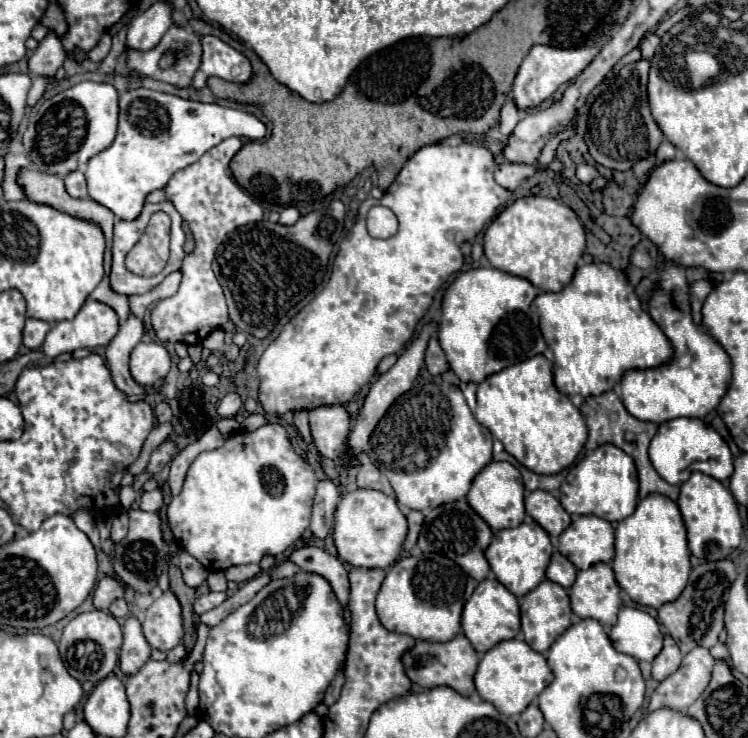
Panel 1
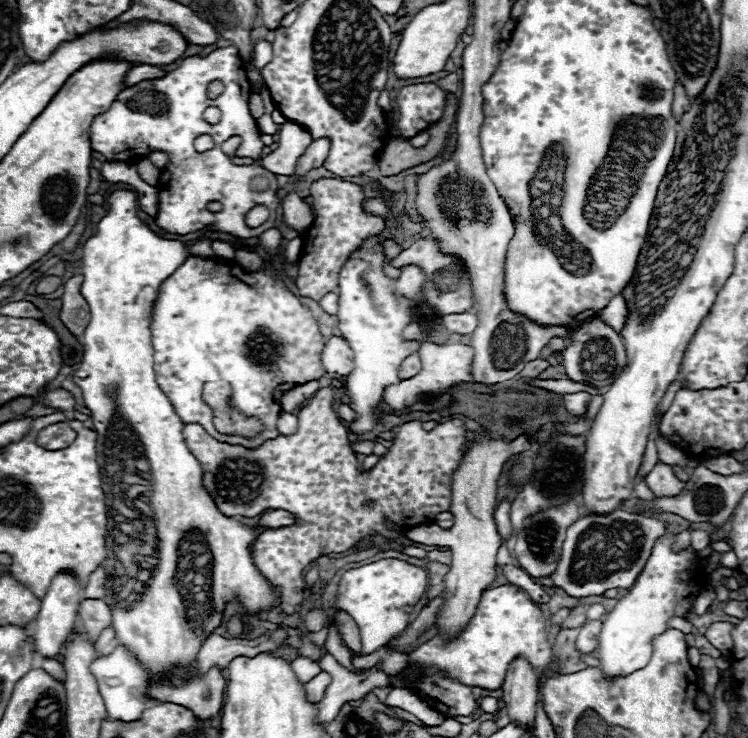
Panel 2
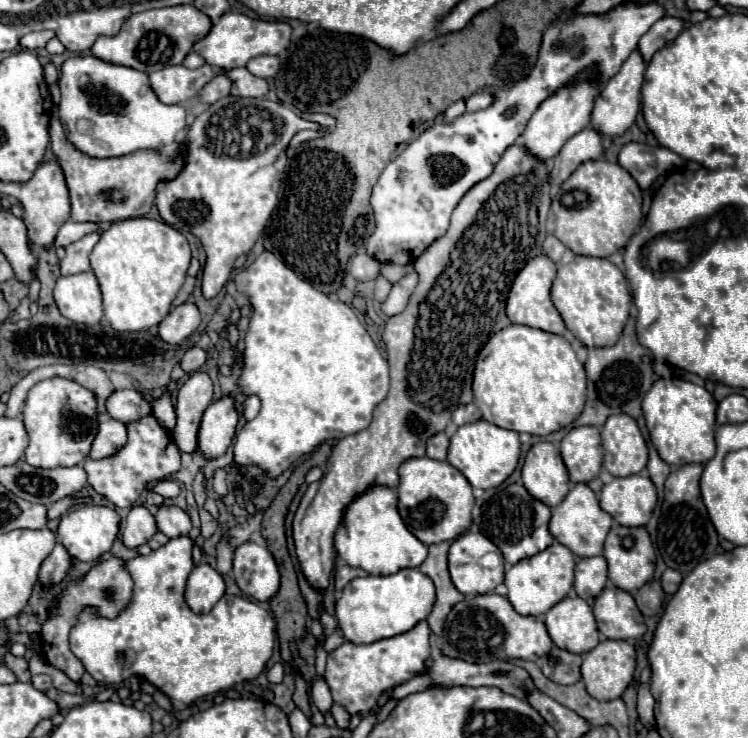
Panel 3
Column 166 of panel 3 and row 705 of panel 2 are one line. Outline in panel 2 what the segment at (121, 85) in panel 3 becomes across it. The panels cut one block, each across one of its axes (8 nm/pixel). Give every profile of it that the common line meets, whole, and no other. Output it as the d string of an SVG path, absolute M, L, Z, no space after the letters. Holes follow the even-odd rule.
M118 646L110 656L100 656L90 664L90 672L98 682L100 696L104 700L108 718L118 718L122 722L138 720L144 712L146 702L154 702L146 694L146 672L138 666L138 662L126 652L126 648Z

